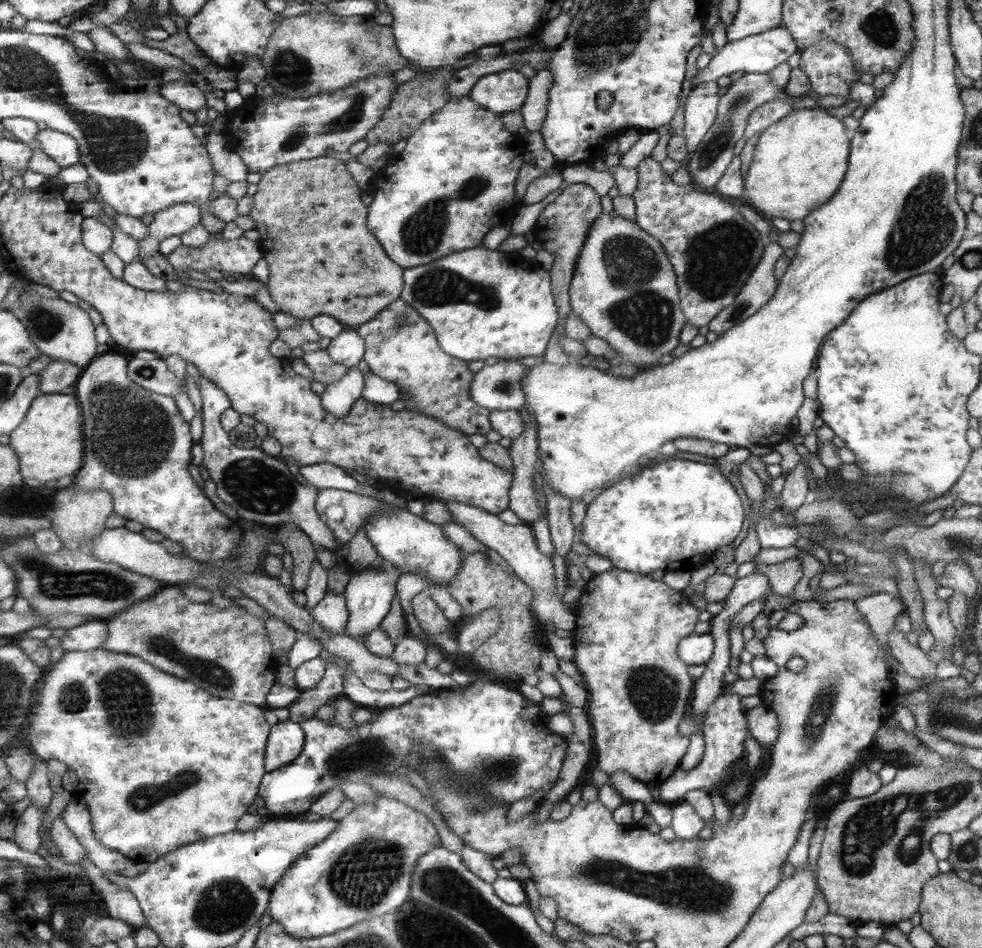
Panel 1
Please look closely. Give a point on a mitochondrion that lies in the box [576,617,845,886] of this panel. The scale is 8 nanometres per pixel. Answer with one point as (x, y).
(654, 693)

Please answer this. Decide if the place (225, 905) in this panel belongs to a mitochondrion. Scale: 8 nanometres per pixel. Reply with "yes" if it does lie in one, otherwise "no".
yes

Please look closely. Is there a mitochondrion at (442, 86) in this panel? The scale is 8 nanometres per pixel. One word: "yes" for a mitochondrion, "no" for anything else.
no

